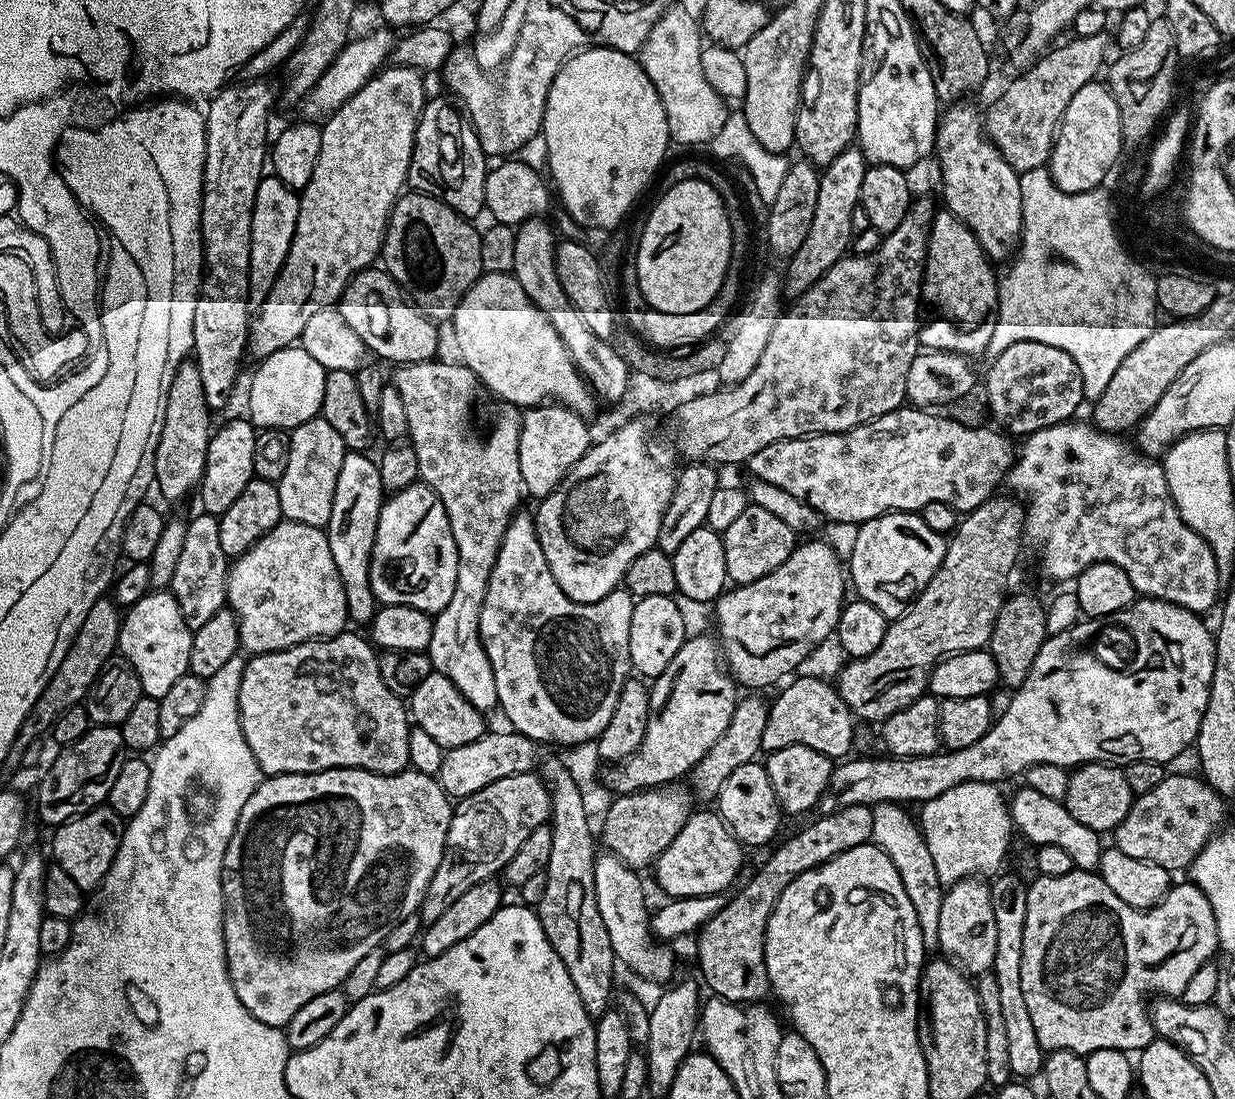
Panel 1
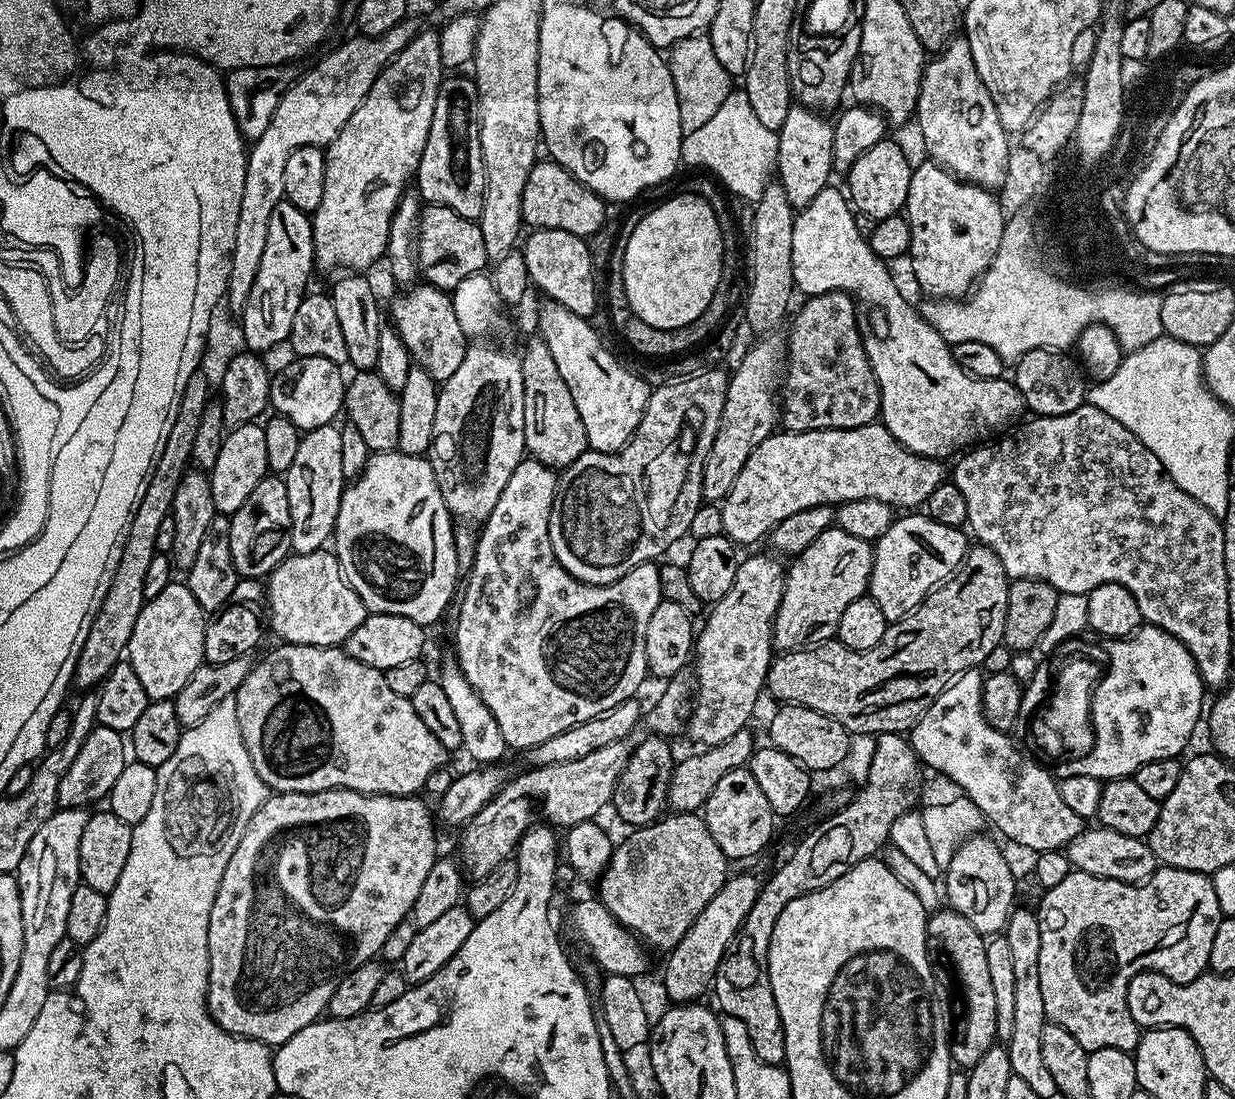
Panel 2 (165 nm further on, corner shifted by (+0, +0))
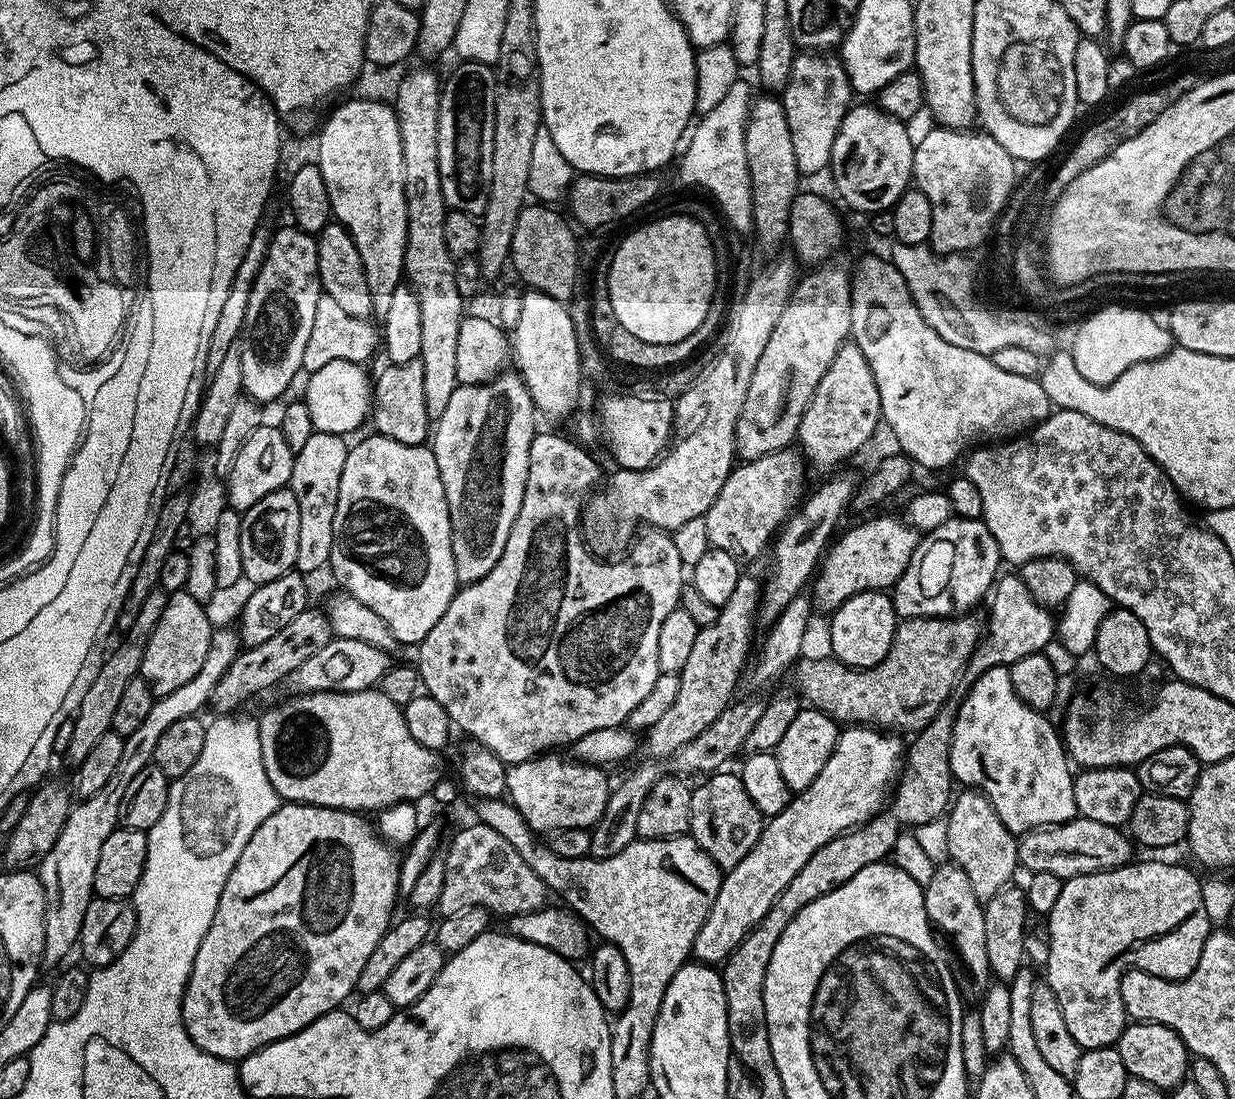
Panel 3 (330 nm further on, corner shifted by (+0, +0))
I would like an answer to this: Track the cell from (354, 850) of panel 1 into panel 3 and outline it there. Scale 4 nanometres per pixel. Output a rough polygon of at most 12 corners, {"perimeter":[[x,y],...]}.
{"perimeter":[[281,803],[194,954],[239,1062],[335,1012],[393,923],[363,815]]}

